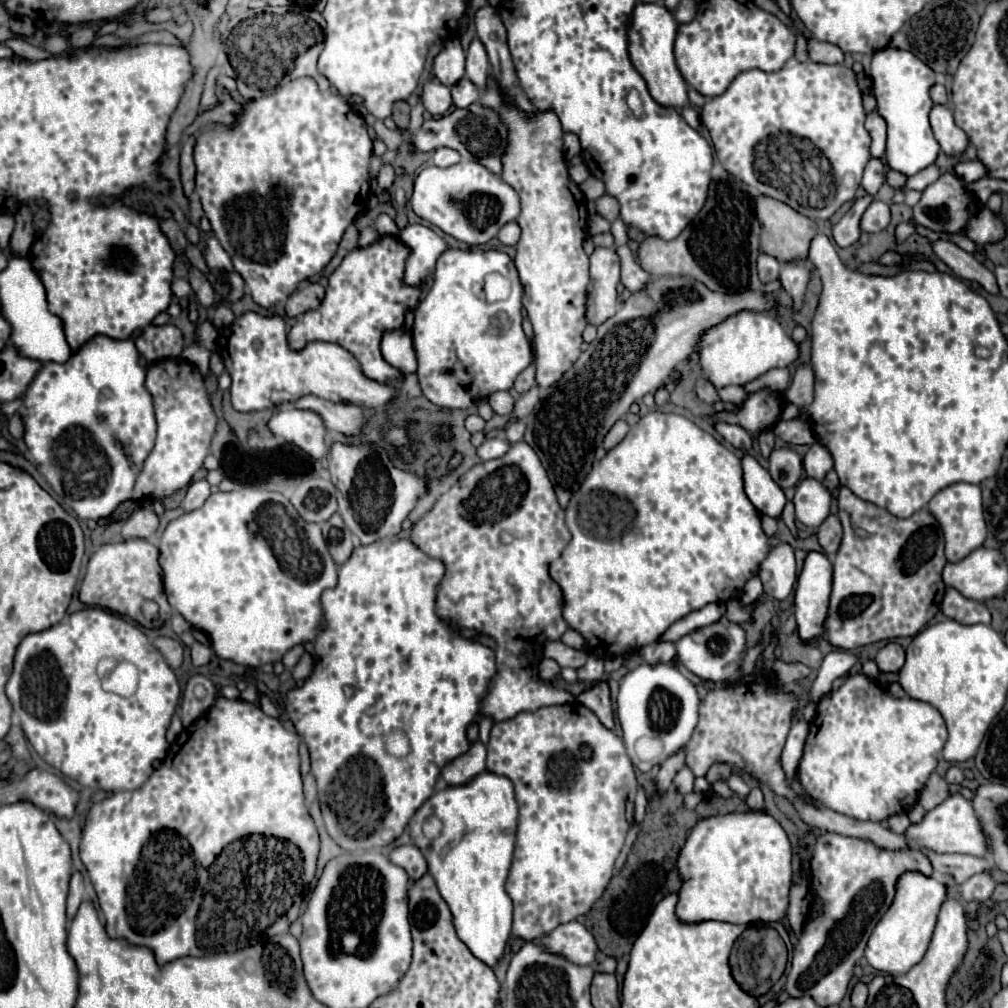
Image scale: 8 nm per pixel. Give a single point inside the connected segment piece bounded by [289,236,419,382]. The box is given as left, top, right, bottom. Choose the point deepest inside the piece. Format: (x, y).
(365, 297)

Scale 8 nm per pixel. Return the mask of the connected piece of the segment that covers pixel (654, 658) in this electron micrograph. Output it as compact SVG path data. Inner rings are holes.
M655 642L641 650L645 662L671 662L675 658L675 644L673 642Z

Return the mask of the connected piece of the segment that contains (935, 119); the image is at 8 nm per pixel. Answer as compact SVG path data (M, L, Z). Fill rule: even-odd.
M935 104L929 112L929 120L931 120L931 128L933 134L941 146L941 150L945 154L961 154L967 146L967 136L965 132L955 124L955 118L951 114L951 110L945 104Z

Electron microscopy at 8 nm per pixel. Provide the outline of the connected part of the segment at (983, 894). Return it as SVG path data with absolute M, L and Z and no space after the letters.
M981 872L981 874L975 874L971 876L967 882L963 882L959 888L961 888L961 898L965 902L971 902L971 900L981 900L985 902L987 898L991 898L993 890L995 890L997 882L991 874L987 872Z

